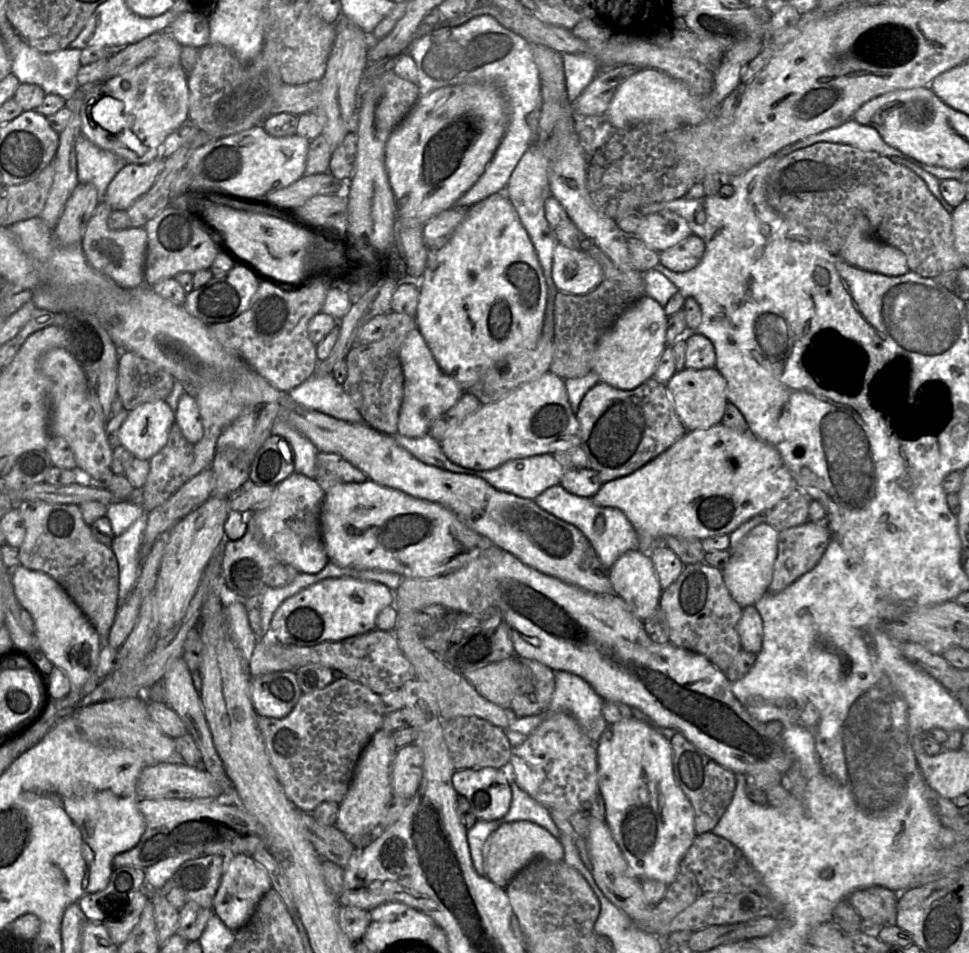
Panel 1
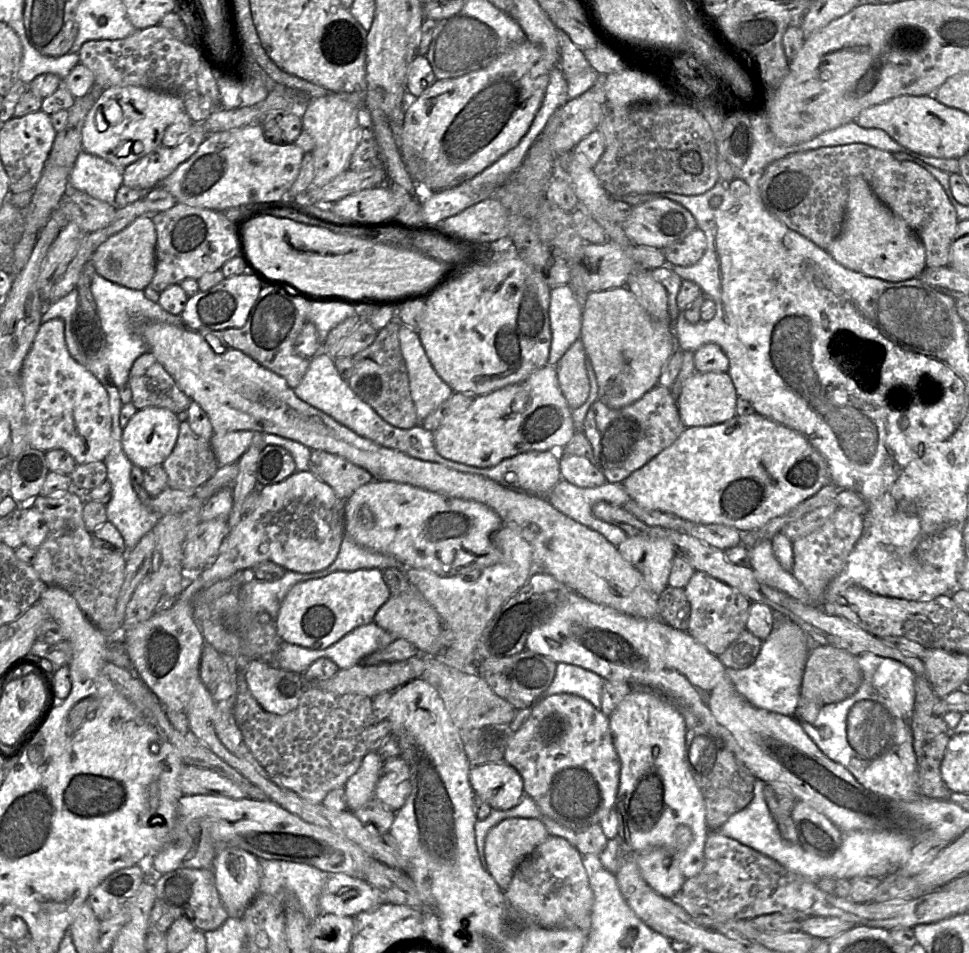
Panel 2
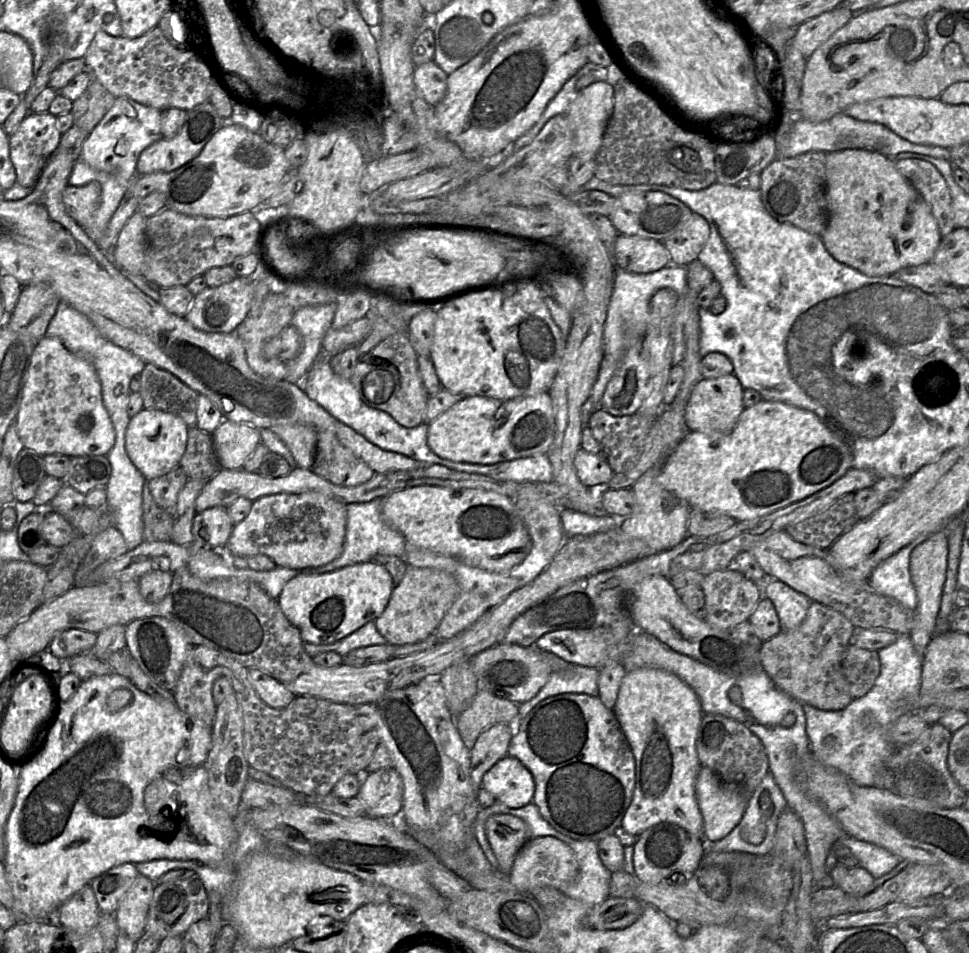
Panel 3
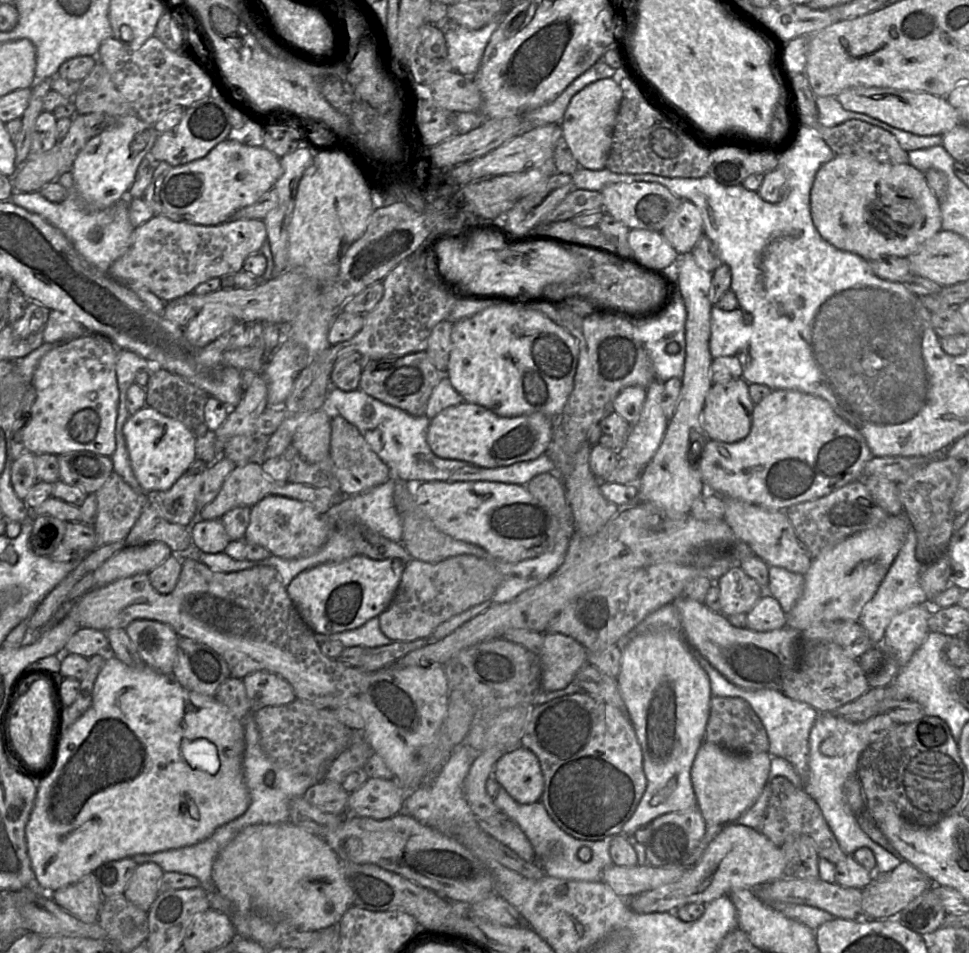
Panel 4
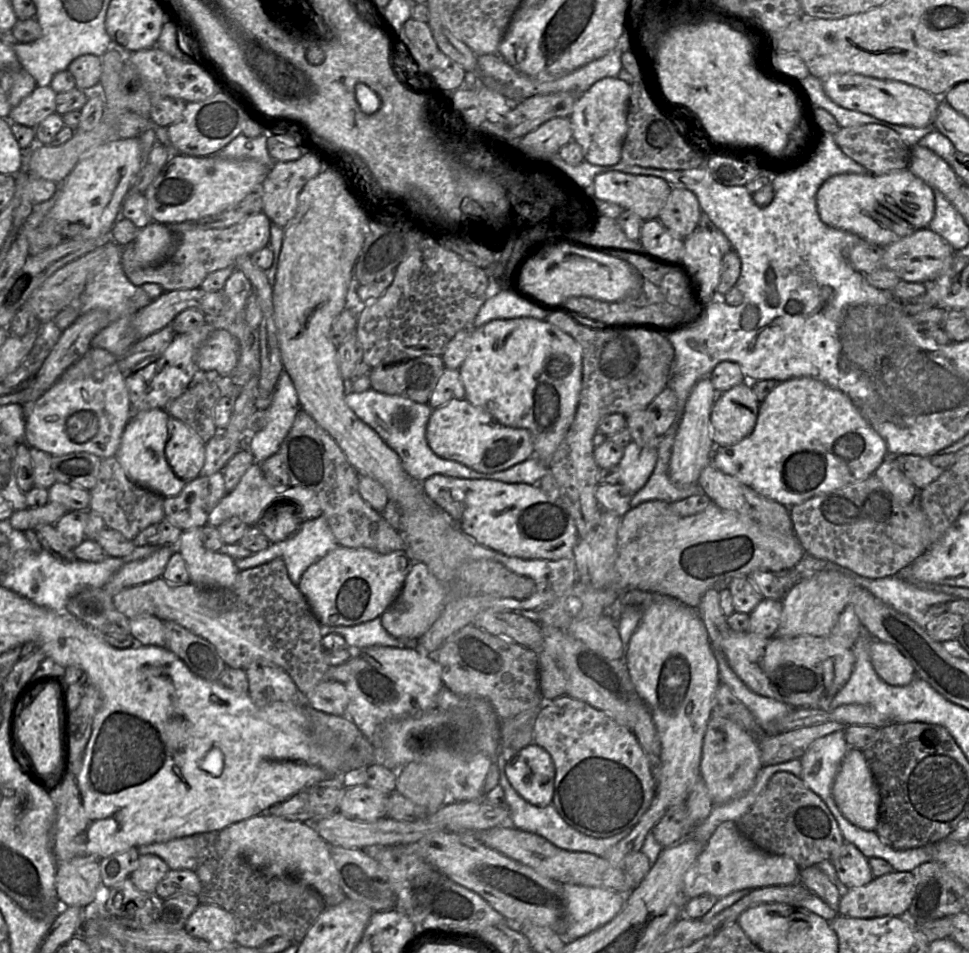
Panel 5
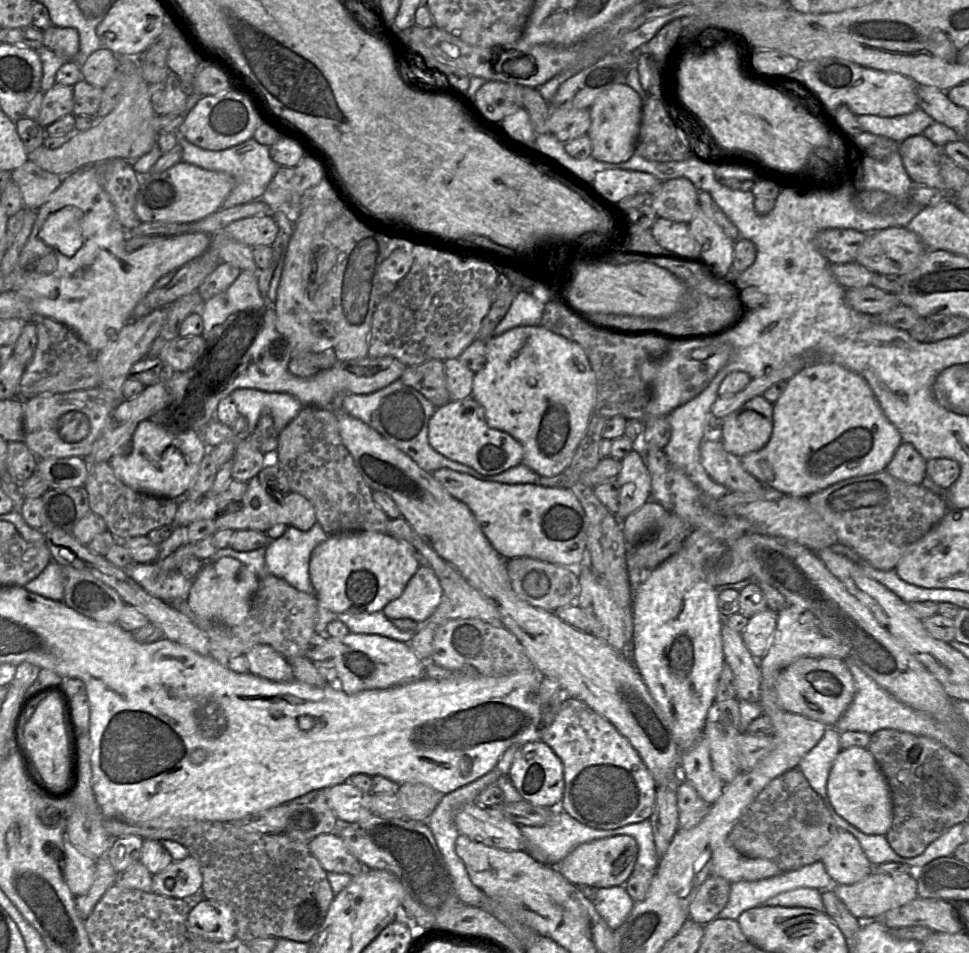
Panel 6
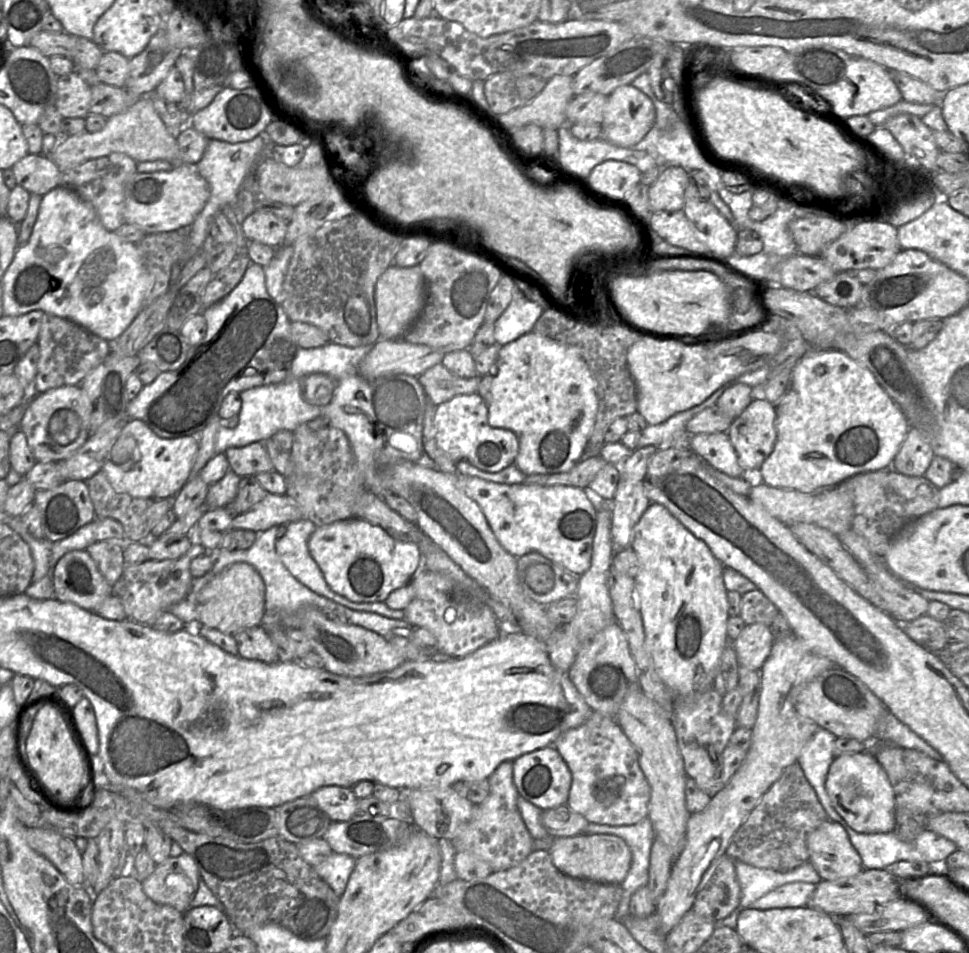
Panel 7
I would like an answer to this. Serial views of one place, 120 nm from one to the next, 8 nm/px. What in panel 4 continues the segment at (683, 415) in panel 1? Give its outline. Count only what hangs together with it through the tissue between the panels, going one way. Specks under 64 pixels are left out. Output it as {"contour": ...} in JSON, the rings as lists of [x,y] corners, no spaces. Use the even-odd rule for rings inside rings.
{"contour":[[[743,378],[726,383],[713,383],[701,411],[702,426],[709,439],[732,443],[745,438],[751,428],[754,402],[749,395],[749,383]]]}

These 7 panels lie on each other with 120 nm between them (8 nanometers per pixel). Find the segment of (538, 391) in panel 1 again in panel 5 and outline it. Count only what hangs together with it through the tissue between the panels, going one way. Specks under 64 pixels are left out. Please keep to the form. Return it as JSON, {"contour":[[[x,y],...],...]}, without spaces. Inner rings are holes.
{"contour":[[[465,398],[451,400],[432,411],[426,426],[426,441],[437,456],[482,473],[506,470],[534,456],[532,437],[528,430],[500,424]]]}

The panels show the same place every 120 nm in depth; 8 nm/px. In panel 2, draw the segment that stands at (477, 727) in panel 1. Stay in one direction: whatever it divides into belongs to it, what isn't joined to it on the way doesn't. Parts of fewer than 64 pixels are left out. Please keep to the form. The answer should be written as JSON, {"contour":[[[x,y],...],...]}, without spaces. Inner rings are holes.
{"contour":[[[489,725],[460,730],[460,737],[471,766],[504,760],[504,752],[513,732],[508,725]]]}

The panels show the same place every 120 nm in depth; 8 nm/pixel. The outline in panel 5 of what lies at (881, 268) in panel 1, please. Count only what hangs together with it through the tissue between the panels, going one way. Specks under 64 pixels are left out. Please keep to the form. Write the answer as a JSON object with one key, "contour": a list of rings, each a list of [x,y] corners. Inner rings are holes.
{"contour":[[[909,169],[885,175],[834,175],[819,188],[816,204],[824,224],[853,233],[880,247],[887,247],[929,227],[935,214],[933,188]]]}

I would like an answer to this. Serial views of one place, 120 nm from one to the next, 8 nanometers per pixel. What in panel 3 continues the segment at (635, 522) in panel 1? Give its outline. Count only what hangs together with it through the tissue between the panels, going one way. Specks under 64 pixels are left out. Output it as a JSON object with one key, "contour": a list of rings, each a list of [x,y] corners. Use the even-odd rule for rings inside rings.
{"contour":[[[761,399],[751,407],[744,407],[736,426],[730,433],[706,434],[698,431],[688,431],[665,458],[662,464],[659,482],[664,488],[687,501],[691,508],[697,508],[710,513],[726,514],[734,518],[737,522],[743,522],[755,520],[773,513],[778,509],[803,500],[830,486],[852,468],[852,461],[853,457],[849,447],[815,413],[783,402]]]}

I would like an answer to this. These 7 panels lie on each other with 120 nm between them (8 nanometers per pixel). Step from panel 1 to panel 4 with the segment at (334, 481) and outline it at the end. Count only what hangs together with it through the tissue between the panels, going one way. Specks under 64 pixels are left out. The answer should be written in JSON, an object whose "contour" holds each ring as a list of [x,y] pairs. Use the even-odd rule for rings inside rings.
{"contour":[[[330,413],[329,457],[334,465],[335,476],[344,494],[358,494],[380,485],[391,477],[388,466],[372,451],[358,430],[339,414]]]}

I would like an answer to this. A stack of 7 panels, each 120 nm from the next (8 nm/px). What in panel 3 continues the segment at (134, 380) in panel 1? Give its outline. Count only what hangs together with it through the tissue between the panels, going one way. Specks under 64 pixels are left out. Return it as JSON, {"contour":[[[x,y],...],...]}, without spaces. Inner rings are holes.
{"contour":[[[146,363],[140,373],[143,406],[172,413],[182,418],[188,427],[197,427],[198,393],[172,373]]]}

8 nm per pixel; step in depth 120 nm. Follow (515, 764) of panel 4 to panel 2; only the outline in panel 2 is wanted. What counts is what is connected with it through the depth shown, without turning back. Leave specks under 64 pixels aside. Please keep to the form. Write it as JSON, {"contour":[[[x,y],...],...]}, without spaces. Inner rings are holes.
{"contour":[[[504,760],[472,766],[469,781],[475,794],[493,810],[509,810],[524,796],[521,775]]]}

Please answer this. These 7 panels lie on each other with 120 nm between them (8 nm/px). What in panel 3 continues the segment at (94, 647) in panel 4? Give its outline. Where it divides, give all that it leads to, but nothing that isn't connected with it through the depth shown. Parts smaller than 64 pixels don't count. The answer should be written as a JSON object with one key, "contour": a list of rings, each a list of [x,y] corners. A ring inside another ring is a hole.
{"contour":[[[67,629],[55,635],[48,650],[63,662],[90,652],[97,642],[97,634],[81,629]]]}

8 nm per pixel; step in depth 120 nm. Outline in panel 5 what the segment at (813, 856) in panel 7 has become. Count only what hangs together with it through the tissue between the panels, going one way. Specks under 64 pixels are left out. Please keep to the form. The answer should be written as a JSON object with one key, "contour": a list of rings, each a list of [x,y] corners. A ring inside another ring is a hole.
{"contour":[[[844,842],[831,861],[846,889],[867,885],[875,878],[868,859],[851,843]]]}

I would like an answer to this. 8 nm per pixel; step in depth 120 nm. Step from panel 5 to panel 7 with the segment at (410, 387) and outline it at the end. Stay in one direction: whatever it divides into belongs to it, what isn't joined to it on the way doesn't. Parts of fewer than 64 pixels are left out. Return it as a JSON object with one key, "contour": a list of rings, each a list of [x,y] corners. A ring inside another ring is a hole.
{"contour":[[[438,363],[417,379],[428,401],[438,406],[455,396],[476,393],[480,378],[479,375],[472,378],[459,377],[446,369],[442,363]]]}

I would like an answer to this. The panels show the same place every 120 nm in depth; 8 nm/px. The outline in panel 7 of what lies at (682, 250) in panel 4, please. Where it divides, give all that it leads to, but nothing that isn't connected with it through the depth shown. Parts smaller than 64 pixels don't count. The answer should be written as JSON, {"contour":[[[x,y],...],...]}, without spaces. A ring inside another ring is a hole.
{"contour":[[[667,167],[649,188],[652,212],[683,210],[684,192],[690,181],[689,174],[682,167]]]}

